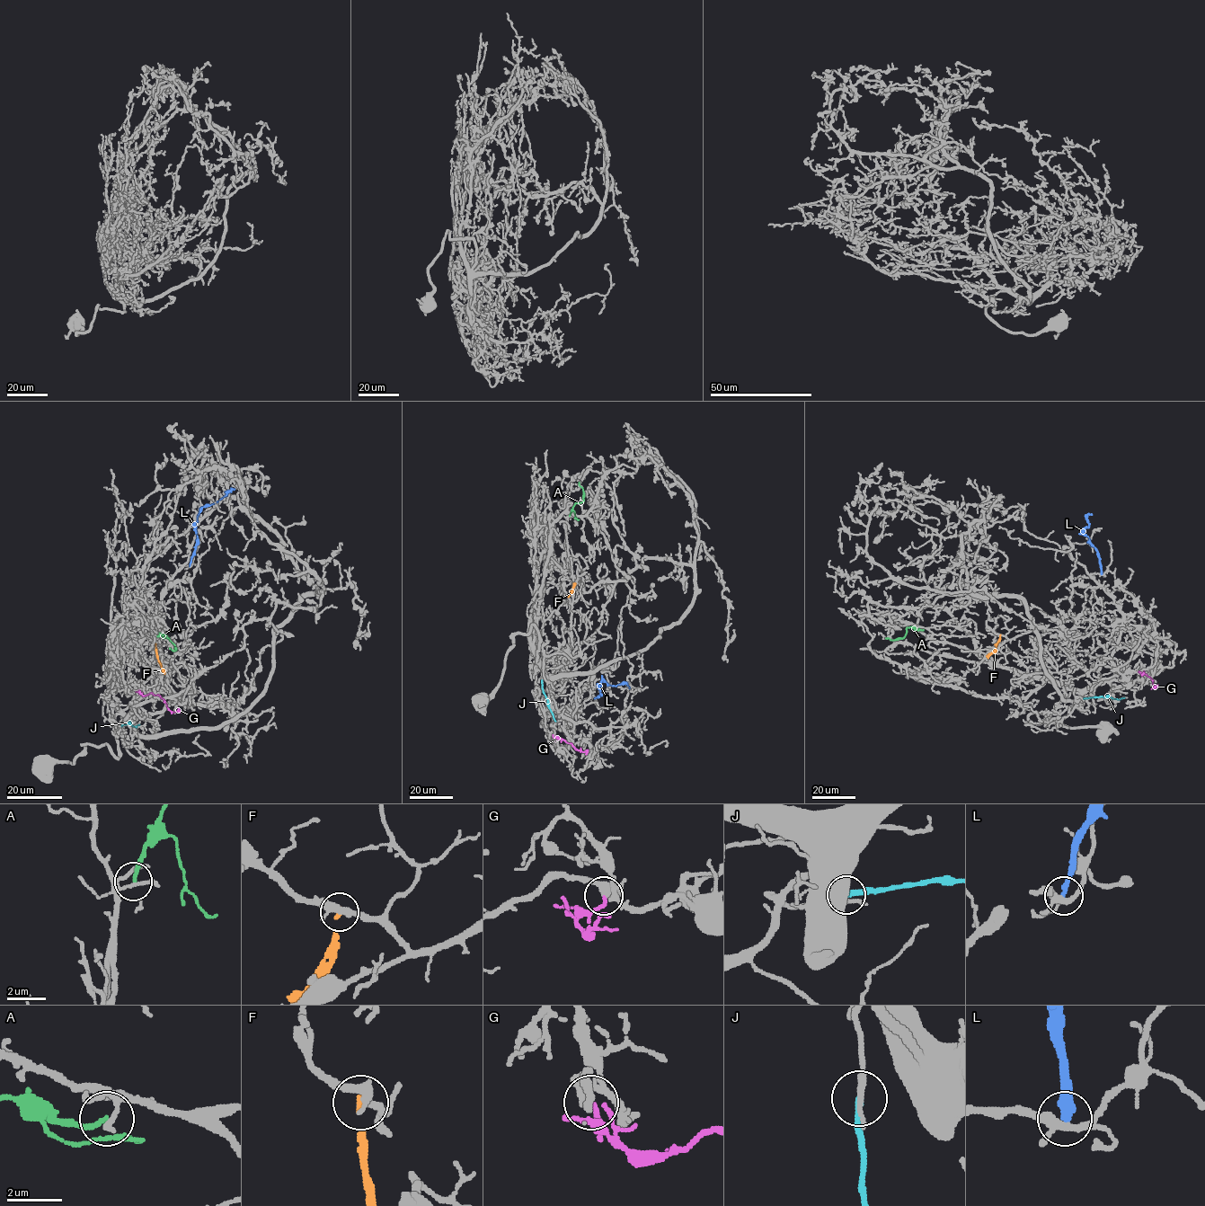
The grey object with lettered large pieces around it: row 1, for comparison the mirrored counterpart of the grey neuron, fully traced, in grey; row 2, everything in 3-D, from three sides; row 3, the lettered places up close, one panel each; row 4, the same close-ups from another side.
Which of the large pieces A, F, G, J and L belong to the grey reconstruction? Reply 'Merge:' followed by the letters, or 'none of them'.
Merge: G

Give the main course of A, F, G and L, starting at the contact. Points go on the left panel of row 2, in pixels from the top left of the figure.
A: (157, 635), (164, 634), (175, 646), (174, 651), (170, 648)
F: (155, 644), (158, 660), (164, 674)
G: (138, 690), (142, 695), (158, 695), (171, 712), (176, 712), (178, 708)
L: (189, 565), (195, 550), (199, 510), (217, 502), (234, 489)

